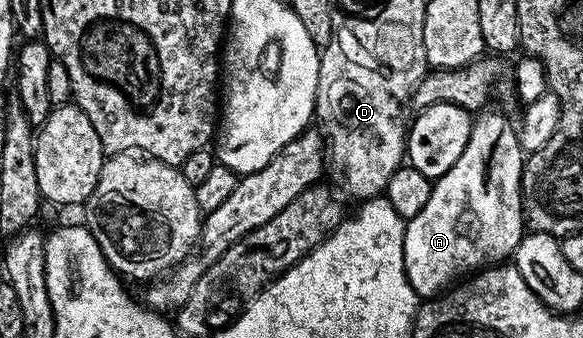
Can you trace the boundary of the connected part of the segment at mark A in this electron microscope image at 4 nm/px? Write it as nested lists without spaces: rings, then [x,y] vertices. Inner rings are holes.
[[[481,111],[475,117],[470,142],[466,142],[466,150],[462,150],[458,162],[454,162],[446,174],[435,177],[430,202],[426,202],[422,211],[405,223],[404,265],[410,286],[416,291],[417,297],[431,298],[445,291],[457,278],[507,261],[526,234],[524,202],[520,194],[526,153],[520,146],[520,137],[514,124],[502,113],[488,111]]]

